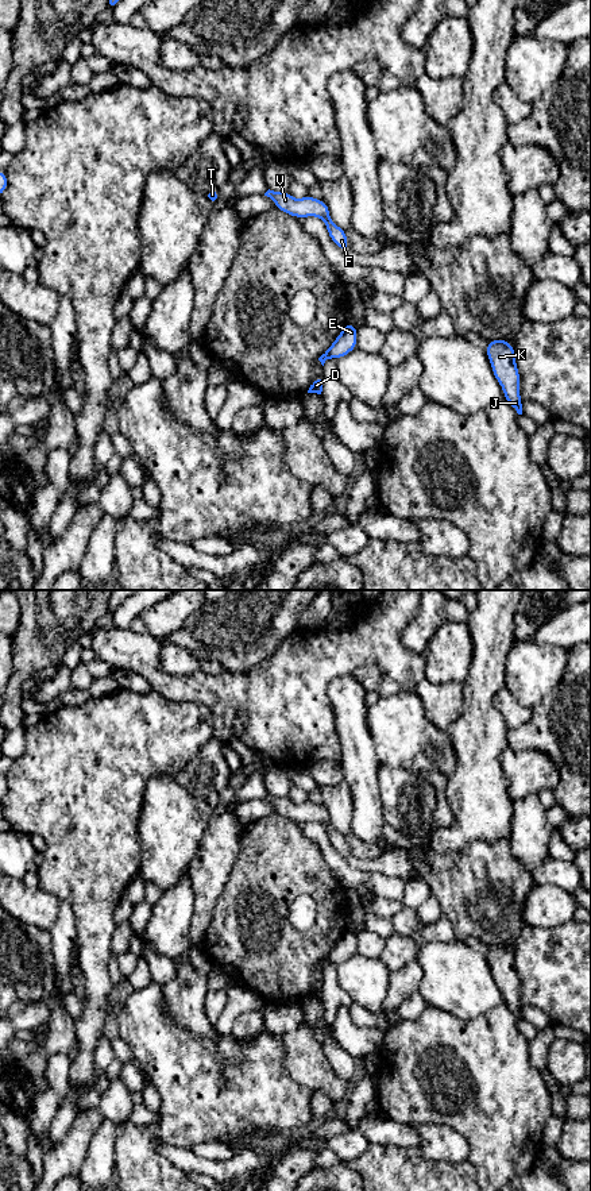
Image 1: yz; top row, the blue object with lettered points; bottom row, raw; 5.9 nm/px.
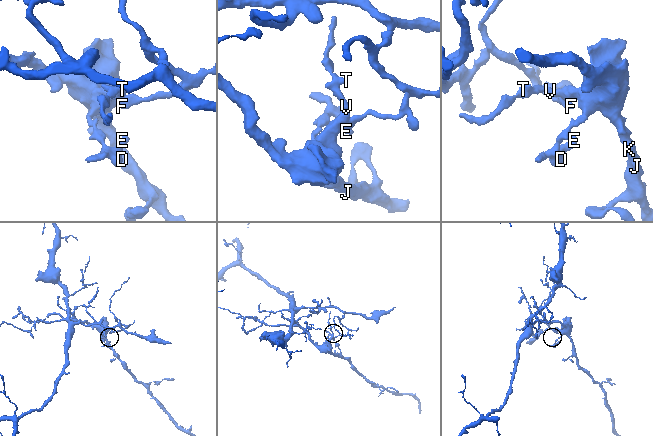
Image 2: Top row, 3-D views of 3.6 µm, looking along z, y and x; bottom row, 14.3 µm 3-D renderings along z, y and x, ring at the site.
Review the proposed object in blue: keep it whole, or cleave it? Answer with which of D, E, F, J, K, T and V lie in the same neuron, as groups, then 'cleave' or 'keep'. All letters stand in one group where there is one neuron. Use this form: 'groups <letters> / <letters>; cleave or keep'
groups D E J K T V / F; cleave

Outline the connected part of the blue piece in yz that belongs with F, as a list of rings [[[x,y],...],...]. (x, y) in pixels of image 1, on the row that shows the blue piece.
[[[331,219],[324,220],[324,224],[328,230],[328,234],[329,234],[332,242],[341,250],[344,250],[344,251],[348,250],[349,246],[348,246],[345,231],[341,230],[340,227],[337,227]]]

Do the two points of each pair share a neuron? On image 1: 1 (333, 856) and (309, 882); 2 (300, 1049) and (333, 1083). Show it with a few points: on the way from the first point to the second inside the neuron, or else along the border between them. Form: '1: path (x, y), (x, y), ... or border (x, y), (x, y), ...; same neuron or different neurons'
1: border (306, 837), (319, 845), (324, 862), (344, 889); different neurons
2: path (308, 1057), (325, 1075); same neuron

